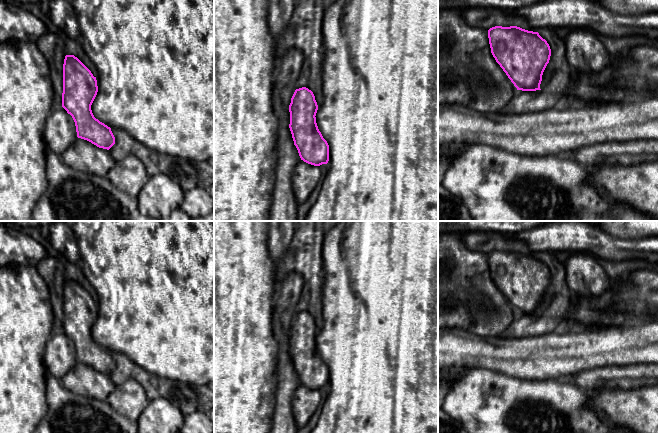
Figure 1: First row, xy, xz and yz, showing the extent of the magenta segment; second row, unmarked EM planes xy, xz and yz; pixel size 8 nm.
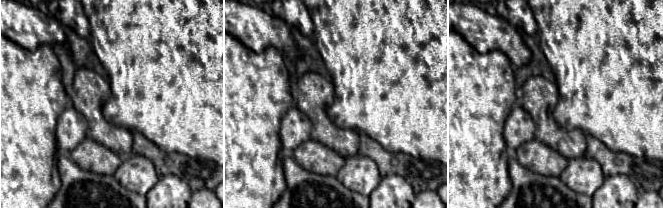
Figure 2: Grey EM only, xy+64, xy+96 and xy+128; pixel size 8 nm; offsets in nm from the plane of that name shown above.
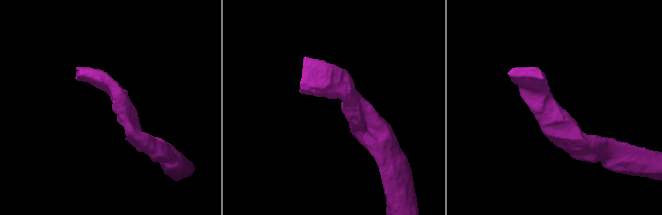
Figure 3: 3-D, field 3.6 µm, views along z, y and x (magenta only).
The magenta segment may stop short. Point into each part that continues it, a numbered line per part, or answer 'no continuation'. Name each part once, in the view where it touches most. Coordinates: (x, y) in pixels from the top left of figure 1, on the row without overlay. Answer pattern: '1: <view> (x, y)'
no continuation

